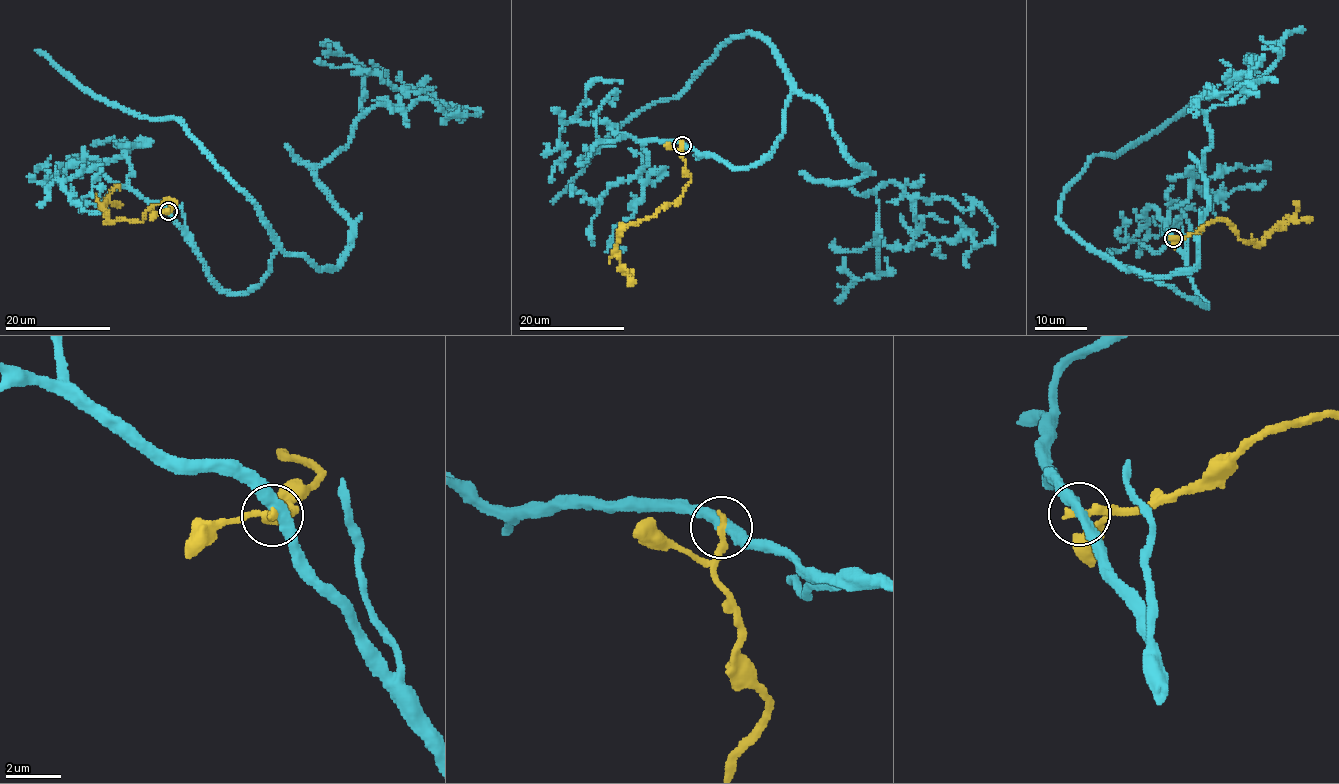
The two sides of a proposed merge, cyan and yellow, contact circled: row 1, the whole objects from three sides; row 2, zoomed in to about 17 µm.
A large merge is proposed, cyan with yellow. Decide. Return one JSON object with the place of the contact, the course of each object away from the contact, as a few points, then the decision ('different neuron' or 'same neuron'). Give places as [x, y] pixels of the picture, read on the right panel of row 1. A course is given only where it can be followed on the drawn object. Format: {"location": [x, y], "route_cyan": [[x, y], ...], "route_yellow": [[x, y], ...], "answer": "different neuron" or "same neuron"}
{"location": [1173, 238], "route_cyan": [[1174, 238], [1203, 306], [1124, 267], [1196, 264], [1212, 139], [1194, 100], [1207, 84], [1221, 97], [1278, 81]], "route_yellow": [[1173, 238], [1184, 238], [1217, 220], [1229, 224], [1244, 242], [1259, 244], [1279, 223], [1311, 218]], "answer": "different neuron"}

